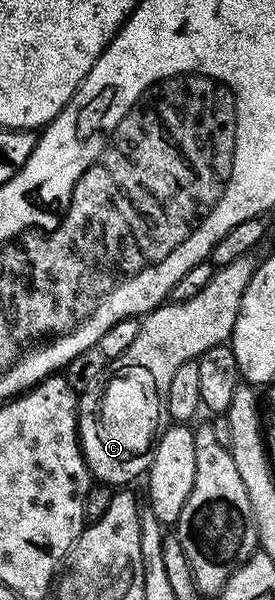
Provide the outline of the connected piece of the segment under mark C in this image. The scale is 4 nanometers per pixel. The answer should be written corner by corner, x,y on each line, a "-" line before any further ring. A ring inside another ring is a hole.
251,255
239,256
225,268
216,268
210,282
205,288
198,290
198,294
194,294
194,298
165,302
160,307
153,308
140,320
140,329
134,342
130,342
130,346
126,346
126,350
121,356
107,361
104,373
100,376
98,383
85,395
89,396
85,400
83,397
78,404
80,449
93,481
104,486
109,486
108,484
128,486
131,485
128,484
131,480
136,480
139,476
141,479
152,467
152,454
158,439
156,423
160,420
159,414
156,413
156,407
159,404
161,407
162,394
167,393
170,378
174,378
174,370
178,370
178,366
182,366
182,362
199,358
210,346
223,344
231,337
244,291
252,281
252,275
256,272
257,261
252,259

